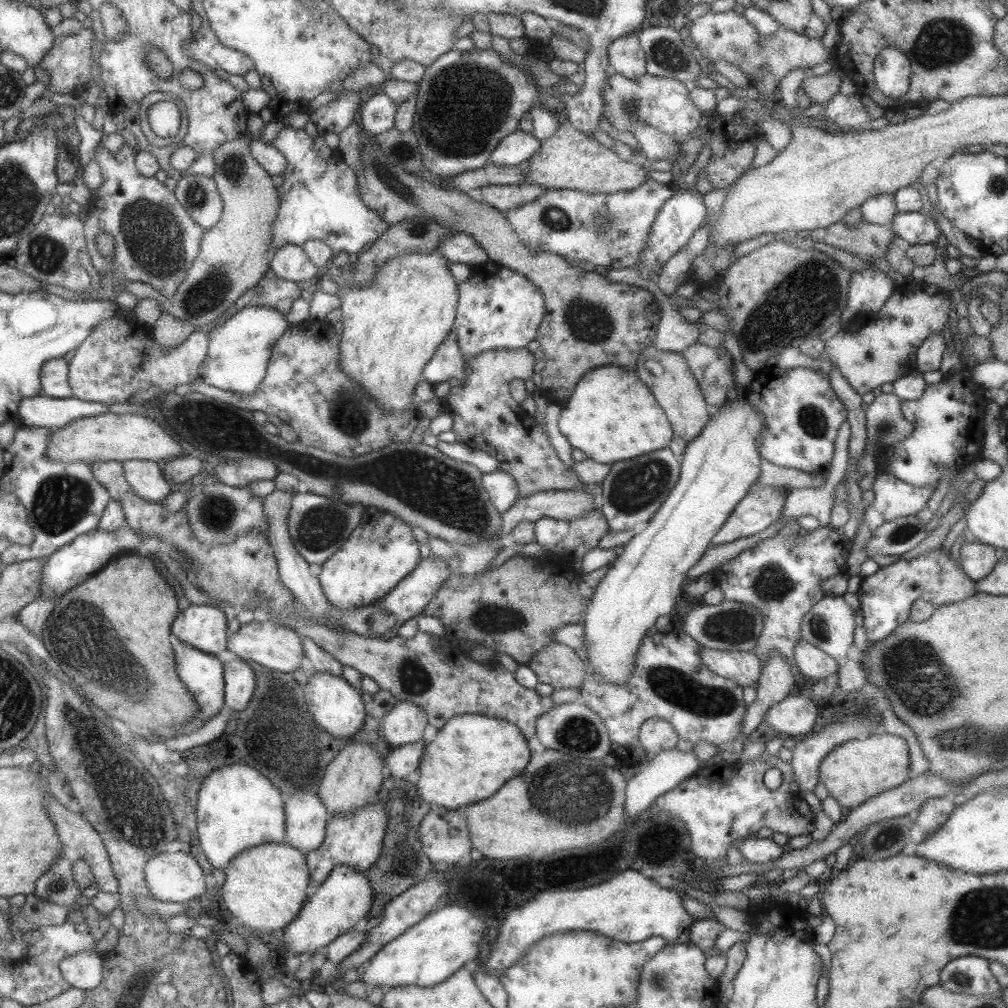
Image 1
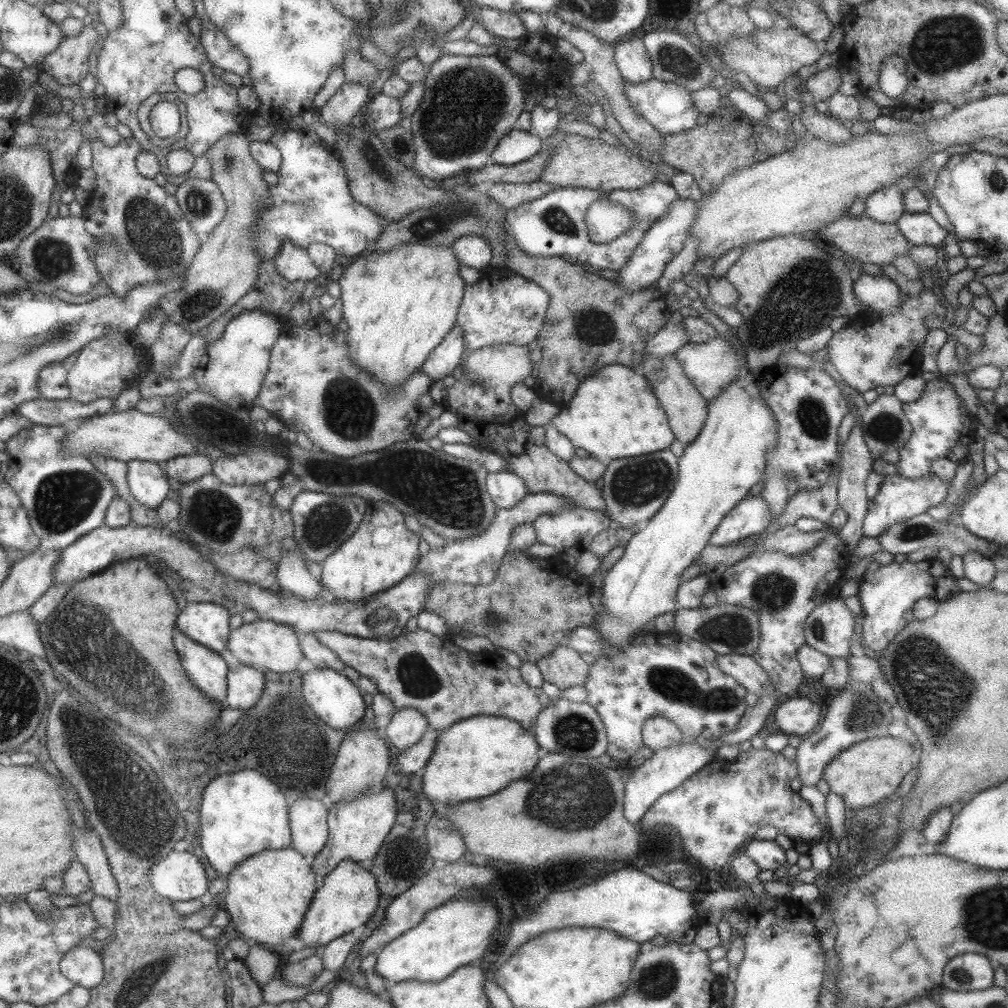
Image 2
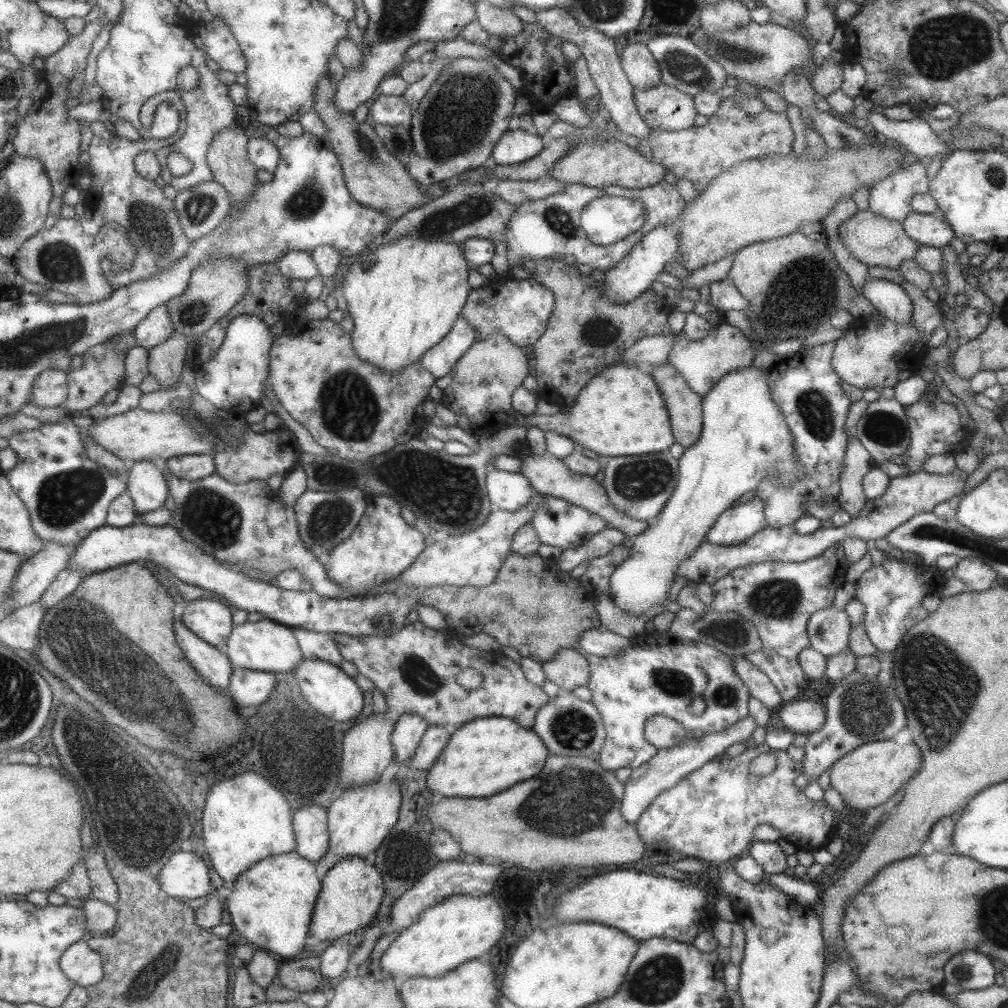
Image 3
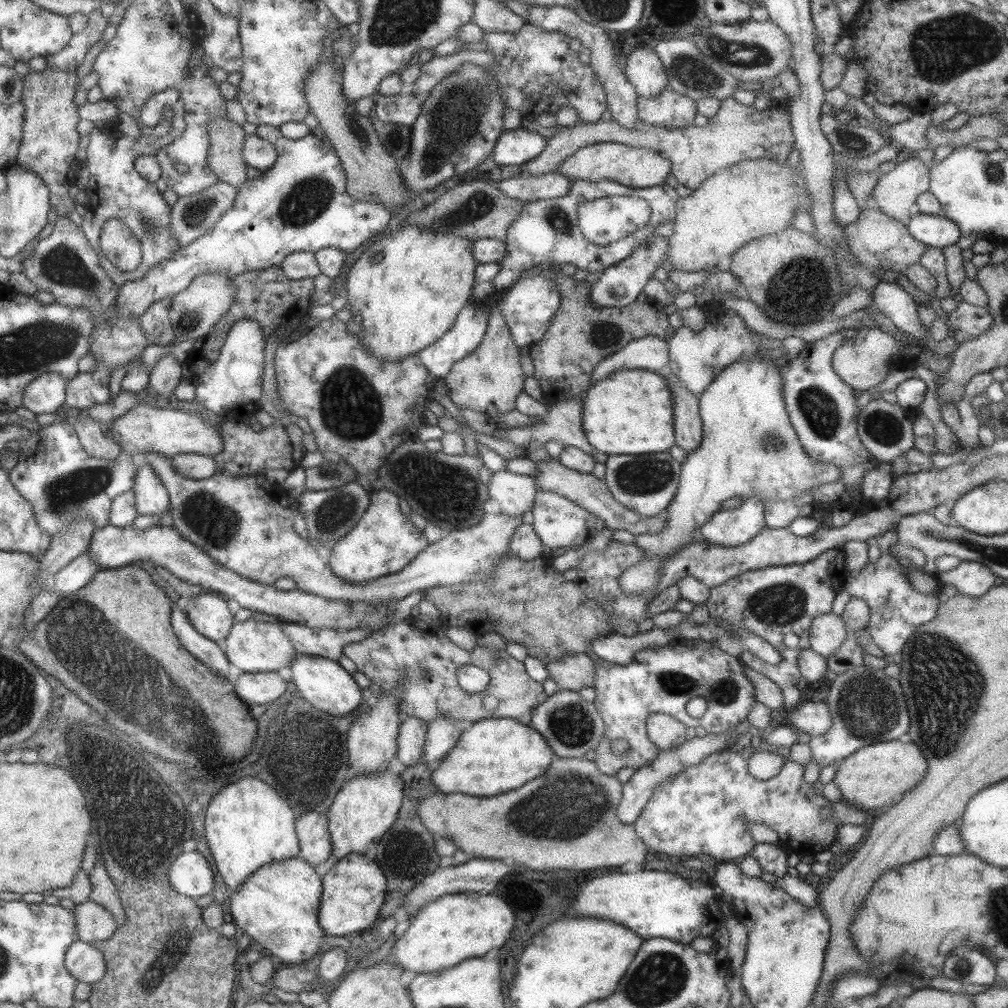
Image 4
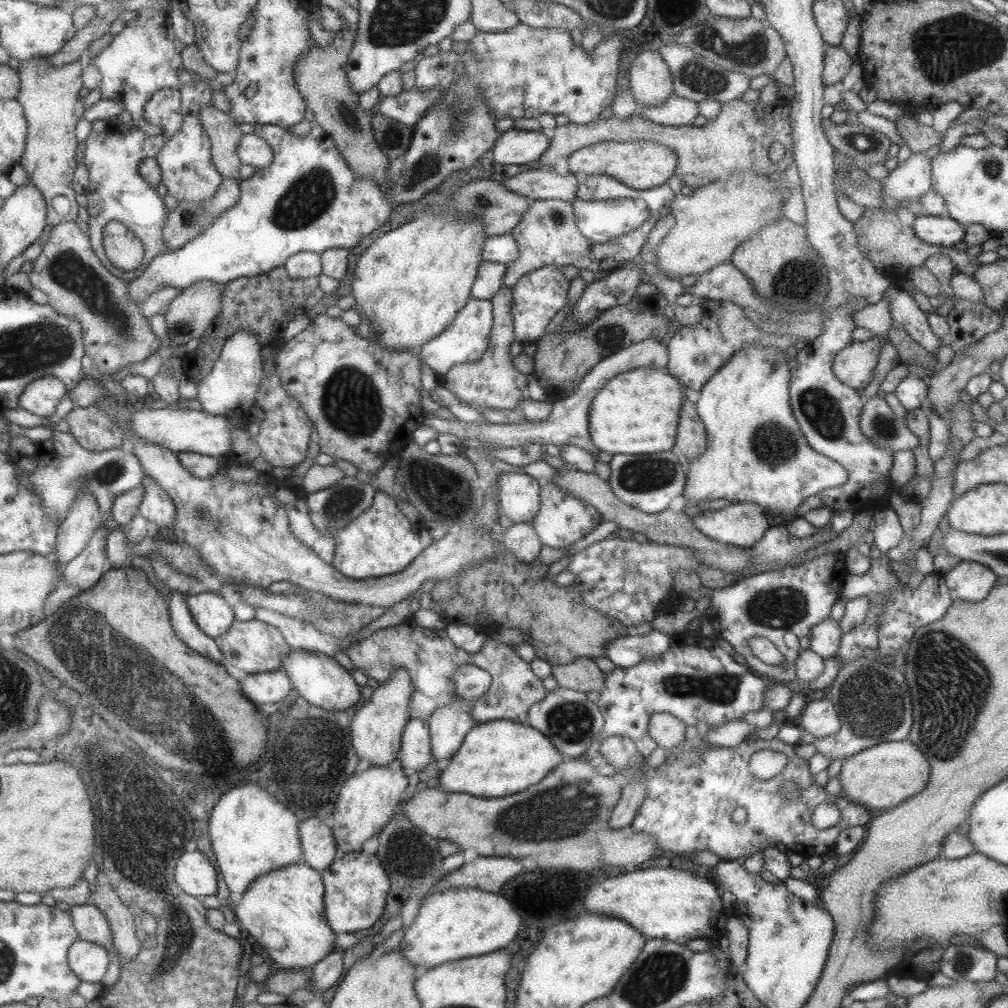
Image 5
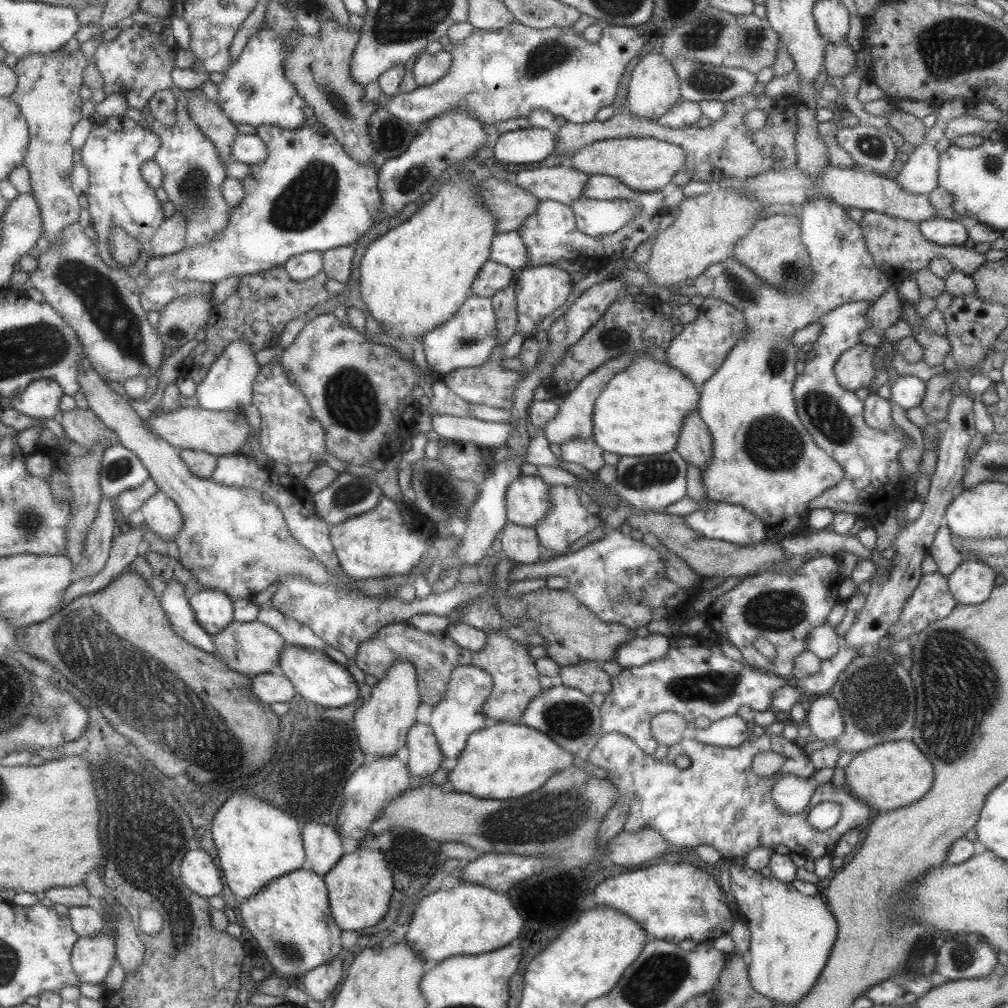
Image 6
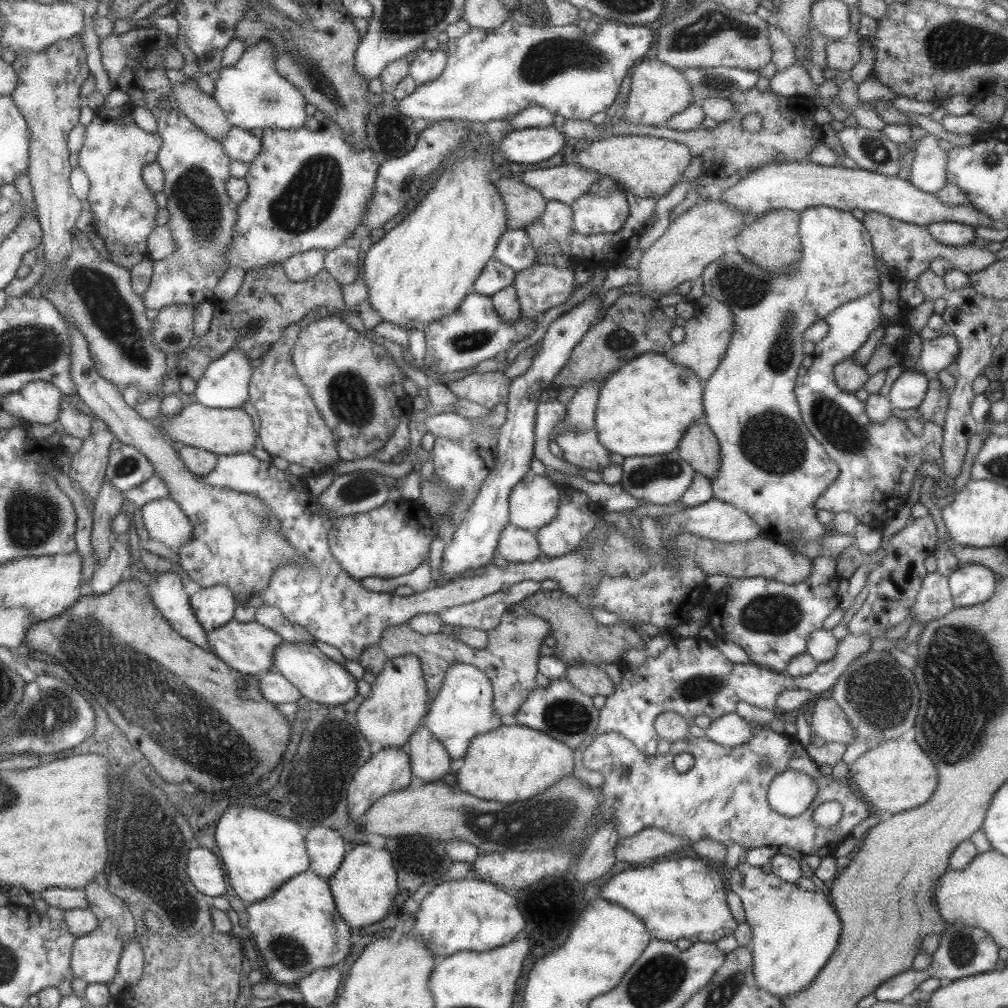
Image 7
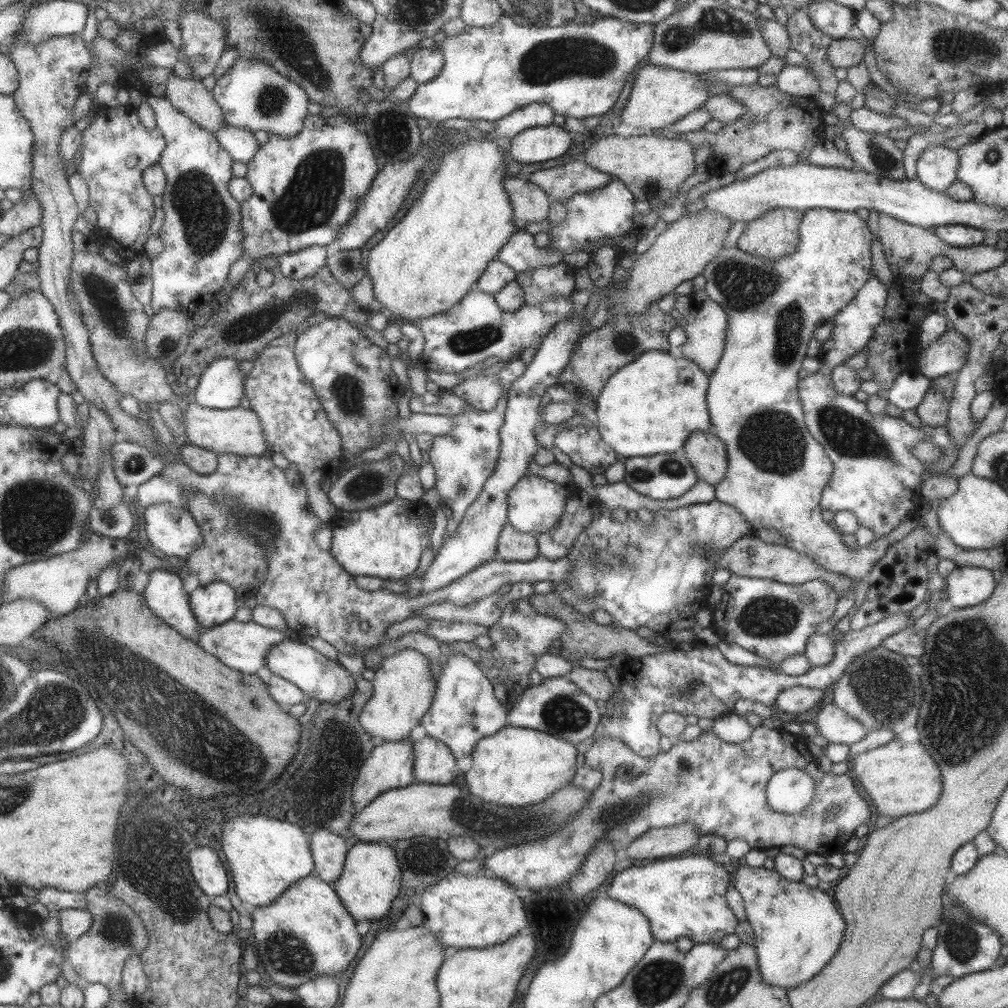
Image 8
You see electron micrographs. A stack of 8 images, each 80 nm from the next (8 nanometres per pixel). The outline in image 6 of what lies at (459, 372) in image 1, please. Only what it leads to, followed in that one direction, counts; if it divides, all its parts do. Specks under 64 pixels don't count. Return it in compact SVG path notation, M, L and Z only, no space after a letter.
M469 294L458 311L443 324L422 336L424 366L431 371L447 374L453 369L478 367L487 360L496 343L496 320L490 297Z

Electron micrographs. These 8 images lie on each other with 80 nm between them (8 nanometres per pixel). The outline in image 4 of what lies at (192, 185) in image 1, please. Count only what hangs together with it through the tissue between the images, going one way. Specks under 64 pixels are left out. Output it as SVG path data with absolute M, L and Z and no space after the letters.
M217 181L205 190L177 198L170 208L170 229L182 247L205 234L219 217L234 206L237 189Z

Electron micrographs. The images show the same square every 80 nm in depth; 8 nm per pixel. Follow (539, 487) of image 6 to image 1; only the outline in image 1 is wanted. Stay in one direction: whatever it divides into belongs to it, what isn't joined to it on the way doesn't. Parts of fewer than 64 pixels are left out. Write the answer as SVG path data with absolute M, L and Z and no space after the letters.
M497 469L493 472L482 473L481 484L487 491L491 504L498 513L505 512L518 499L518 492L513 477Z

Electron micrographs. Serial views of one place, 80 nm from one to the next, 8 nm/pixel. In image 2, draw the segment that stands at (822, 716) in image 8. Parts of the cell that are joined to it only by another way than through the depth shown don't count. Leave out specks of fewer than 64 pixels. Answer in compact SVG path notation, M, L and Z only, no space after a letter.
M795 693L780 699L770 717L781 733L804 737L819 725L823 715L821 710L817 704L807 698L799 698Z

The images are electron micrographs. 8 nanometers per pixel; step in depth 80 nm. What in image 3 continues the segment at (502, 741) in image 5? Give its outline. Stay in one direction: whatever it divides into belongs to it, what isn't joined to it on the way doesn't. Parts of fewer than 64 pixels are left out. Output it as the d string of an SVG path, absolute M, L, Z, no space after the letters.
M484 716L450 730L449 740L426 773L426 787L435 796L482 799L541 770L549 751L532 729L523 728L509 717Z

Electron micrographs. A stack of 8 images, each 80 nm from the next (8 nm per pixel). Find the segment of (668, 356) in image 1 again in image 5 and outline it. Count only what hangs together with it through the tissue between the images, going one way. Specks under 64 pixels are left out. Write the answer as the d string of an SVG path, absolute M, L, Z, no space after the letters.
M683 397L681 410L678 412L675 448L687 459L696 459L705 448L706 434L703 423L697 414L693 402Z

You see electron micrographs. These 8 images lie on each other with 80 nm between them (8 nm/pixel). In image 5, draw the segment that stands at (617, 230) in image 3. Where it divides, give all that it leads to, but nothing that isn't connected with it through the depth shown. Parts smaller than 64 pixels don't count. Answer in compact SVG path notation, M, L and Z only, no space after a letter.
M635 198L575 199L571 206L577 228L587 240L599 244L639 228L649 217L646 203Z

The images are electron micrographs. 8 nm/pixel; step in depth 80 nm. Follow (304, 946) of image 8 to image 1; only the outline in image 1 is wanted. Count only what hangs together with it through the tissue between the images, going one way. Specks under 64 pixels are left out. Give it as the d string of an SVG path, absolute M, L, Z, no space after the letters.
M263 843L256 847L246 848L233 856L225 865L224 874L225 883L220 887L221 898L224 905L232 914L233 921L239 922L239 925L246 926L256 935L269 934L275 930L281 930L287 926L297 915L301 906L305 904L311 888L308 884L308 868L305 855L300 850L293 848L289 843Z

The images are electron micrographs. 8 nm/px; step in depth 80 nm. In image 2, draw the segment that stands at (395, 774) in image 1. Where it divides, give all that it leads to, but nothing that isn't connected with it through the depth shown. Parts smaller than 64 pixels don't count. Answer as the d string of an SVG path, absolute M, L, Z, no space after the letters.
M423 733L416 744L397 754L394 768L398 768L403 774L421 773L429 755L433 752L433 746L437 744L437 738L439 736L435 736L433 733Z

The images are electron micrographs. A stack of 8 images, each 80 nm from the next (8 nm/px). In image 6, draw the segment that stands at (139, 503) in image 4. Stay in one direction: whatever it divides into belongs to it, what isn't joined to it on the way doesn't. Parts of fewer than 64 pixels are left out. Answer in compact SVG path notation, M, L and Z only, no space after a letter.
M157 489L140 506L143 520L155 536L174 536L180 531L182 516L178 506L164 492Z

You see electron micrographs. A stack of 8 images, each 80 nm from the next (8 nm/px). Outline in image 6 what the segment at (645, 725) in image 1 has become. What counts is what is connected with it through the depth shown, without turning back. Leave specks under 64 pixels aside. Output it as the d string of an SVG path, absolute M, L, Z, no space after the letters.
M660 712L651 717L651 736L659 745L668 748L683 739L687 722L675 712Z

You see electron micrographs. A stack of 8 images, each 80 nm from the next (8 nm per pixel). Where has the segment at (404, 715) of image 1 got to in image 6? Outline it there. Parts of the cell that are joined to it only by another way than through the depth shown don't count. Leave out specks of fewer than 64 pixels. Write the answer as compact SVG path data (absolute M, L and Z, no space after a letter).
M413 723L408 728L402 756L410 776L429 776L443 759L429 725Z

